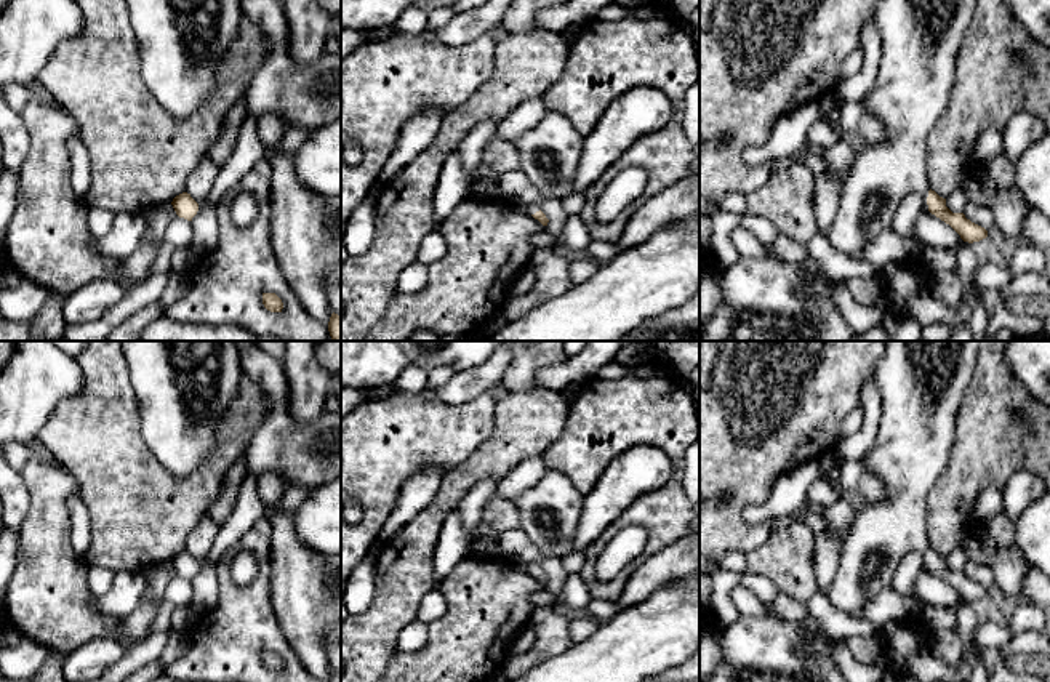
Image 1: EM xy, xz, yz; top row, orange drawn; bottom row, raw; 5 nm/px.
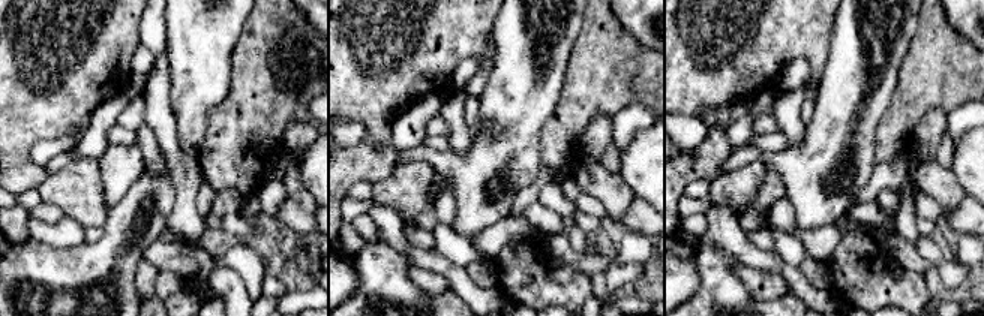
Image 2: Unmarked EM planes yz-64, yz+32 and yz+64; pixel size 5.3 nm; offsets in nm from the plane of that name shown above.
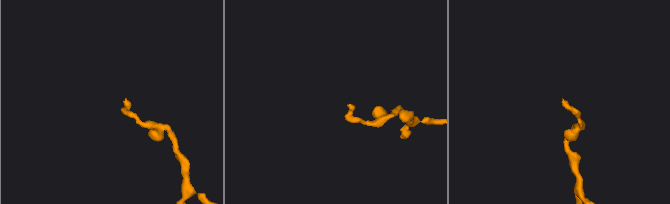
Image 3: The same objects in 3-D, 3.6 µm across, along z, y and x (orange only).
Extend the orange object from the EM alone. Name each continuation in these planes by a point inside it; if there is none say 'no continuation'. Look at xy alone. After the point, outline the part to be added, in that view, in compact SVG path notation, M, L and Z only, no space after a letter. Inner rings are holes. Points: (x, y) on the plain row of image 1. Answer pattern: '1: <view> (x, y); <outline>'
no continuation

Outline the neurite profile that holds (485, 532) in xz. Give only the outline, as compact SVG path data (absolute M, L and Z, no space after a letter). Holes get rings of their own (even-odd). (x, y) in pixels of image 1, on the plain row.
M482 520L474 532L472 541L498 541L499 535L487 520Z

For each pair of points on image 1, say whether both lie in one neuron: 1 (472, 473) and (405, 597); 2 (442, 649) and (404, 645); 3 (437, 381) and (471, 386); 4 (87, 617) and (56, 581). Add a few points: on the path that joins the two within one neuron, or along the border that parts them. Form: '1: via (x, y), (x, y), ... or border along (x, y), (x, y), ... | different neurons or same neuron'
1: via (444, 503), (412, 548), (405, 567) | same neuron
2: border along (429, 625), (429, 639), (420, 649), (397, 652) | different neurons
3: border along (455, 372), (434, 391) | different neurons
4: via (79, 609), (60, 589) | same neuron

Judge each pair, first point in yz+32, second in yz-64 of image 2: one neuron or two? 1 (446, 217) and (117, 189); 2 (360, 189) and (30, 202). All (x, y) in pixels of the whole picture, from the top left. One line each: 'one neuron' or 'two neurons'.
1: one neuron
2: one neuron

